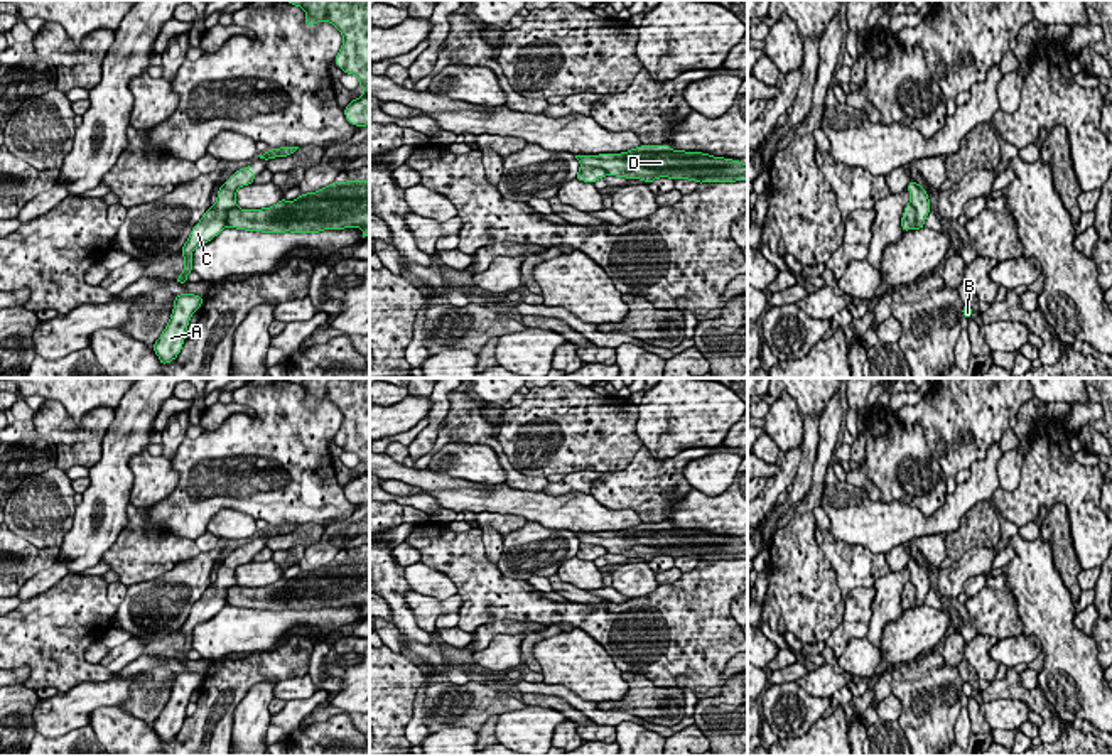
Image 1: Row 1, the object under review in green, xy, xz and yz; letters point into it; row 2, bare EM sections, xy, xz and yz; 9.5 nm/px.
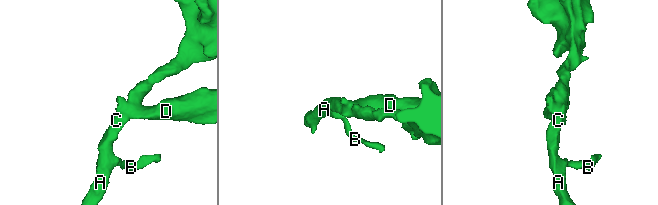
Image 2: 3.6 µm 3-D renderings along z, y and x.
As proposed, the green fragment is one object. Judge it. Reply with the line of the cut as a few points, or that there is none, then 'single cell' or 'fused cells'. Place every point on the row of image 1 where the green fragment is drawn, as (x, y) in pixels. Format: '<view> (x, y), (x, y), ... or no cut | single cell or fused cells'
xz (581, 162), (599, 166), (608, 172) | fused cells

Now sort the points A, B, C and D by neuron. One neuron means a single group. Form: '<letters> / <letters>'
A B C / D

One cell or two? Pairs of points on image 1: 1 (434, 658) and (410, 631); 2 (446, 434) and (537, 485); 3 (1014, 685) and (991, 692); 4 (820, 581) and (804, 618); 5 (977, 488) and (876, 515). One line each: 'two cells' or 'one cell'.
1: two cells
2: one cell
3: one cell
4: one cell
5: one cell

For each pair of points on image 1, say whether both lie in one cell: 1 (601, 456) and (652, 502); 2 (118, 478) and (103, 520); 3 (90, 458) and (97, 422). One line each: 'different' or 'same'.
1: different
2: same
3: same

